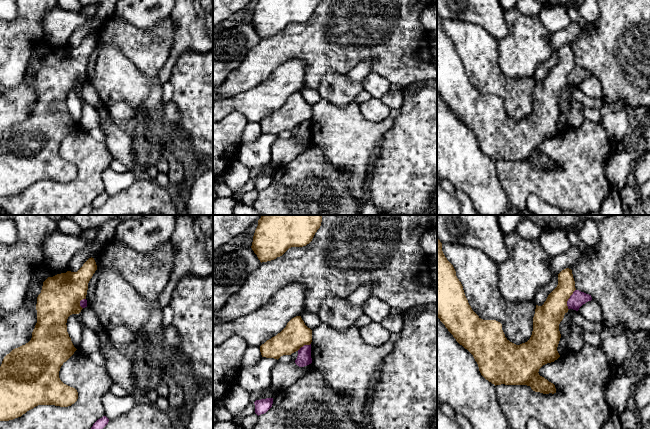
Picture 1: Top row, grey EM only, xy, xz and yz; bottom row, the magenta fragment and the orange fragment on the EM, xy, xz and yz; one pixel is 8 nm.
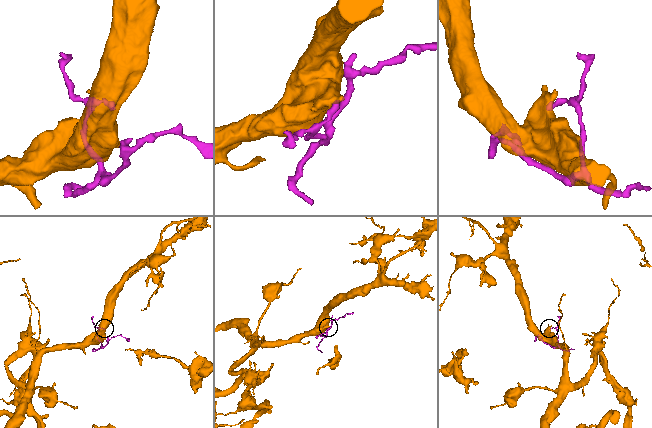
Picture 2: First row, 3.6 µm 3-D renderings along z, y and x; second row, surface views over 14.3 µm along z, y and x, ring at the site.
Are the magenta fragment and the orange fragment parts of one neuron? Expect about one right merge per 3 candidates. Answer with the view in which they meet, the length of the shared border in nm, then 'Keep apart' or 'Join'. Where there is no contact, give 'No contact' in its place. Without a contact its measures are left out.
Touches magenta in yz. Shared border 180 nm. Keep apart

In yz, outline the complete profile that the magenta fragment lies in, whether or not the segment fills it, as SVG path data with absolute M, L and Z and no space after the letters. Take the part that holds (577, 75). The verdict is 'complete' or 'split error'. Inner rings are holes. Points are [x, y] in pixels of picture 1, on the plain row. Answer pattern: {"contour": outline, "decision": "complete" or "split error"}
{"contour": "M575 66L567 77L568 85L578 87L579 84L588 77L591 77L592 73L589 70Z", "decision": "complete"}

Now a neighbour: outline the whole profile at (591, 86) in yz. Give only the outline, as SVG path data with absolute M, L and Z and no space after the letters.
M591 76L583 80L578 88L588 97L598 99L602 98L602 86L600 80Z

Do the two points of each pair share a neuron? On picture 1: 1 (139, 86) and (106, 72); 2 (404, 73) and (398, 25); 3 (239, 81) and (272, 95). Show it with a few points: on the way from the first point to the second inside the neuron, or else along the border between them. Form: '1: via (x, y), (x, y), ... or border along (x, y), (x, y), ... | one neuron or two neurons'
1: via (131, 85), (114, 77) | one neuron
2: via (403, 61), (403, 56), (398, 47), (398, 37) | one neuron
3: border along (272, 72), (259, 84), (232, 96) | two neurons

